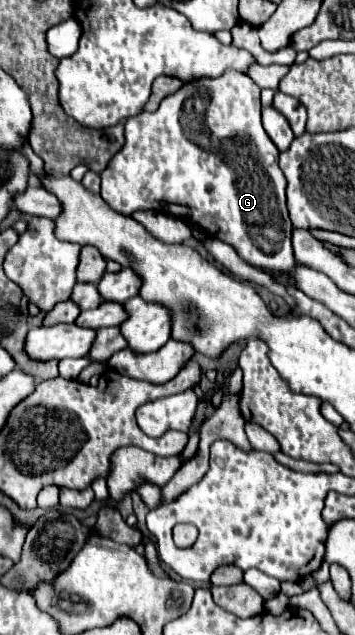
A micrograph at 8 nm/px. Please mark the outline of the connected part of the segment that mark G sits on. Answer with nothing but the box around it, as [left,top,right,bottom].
[101,69,297,283]

